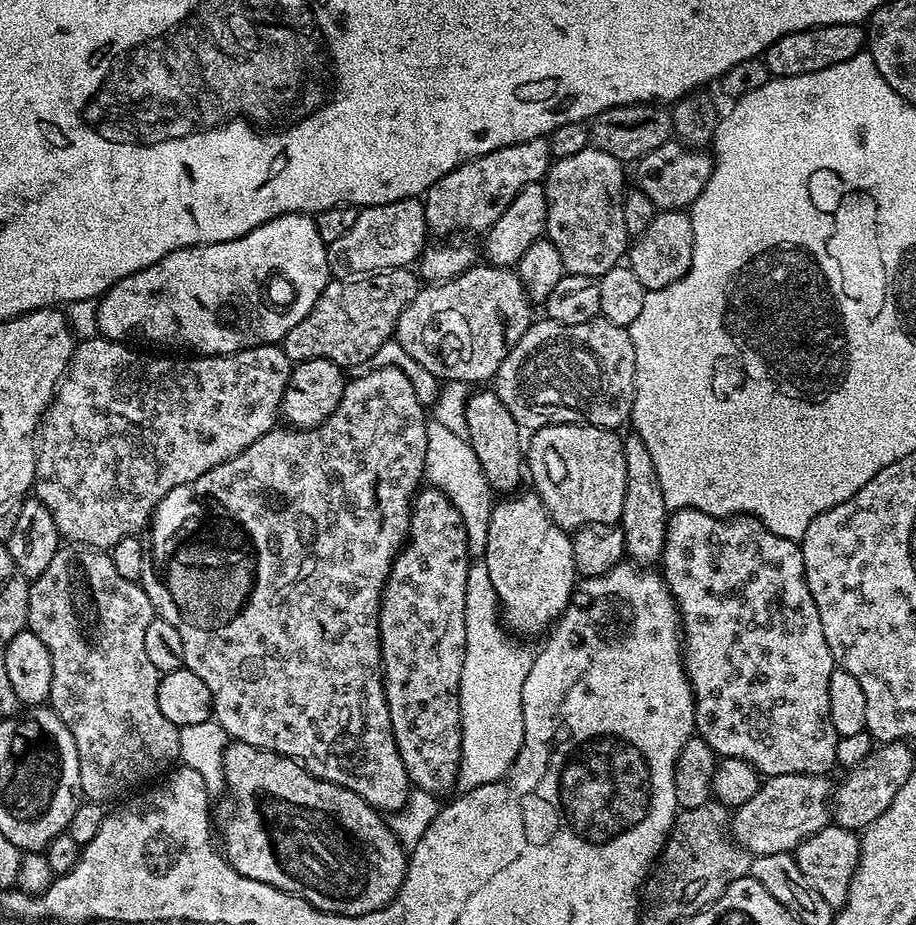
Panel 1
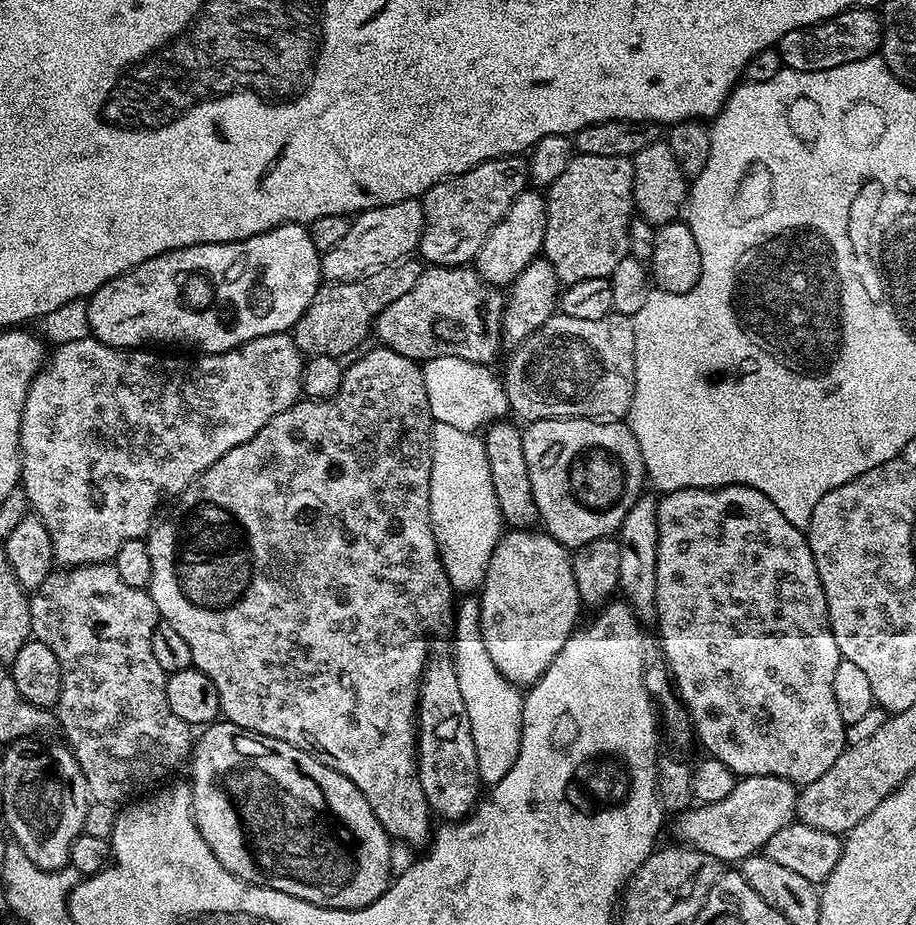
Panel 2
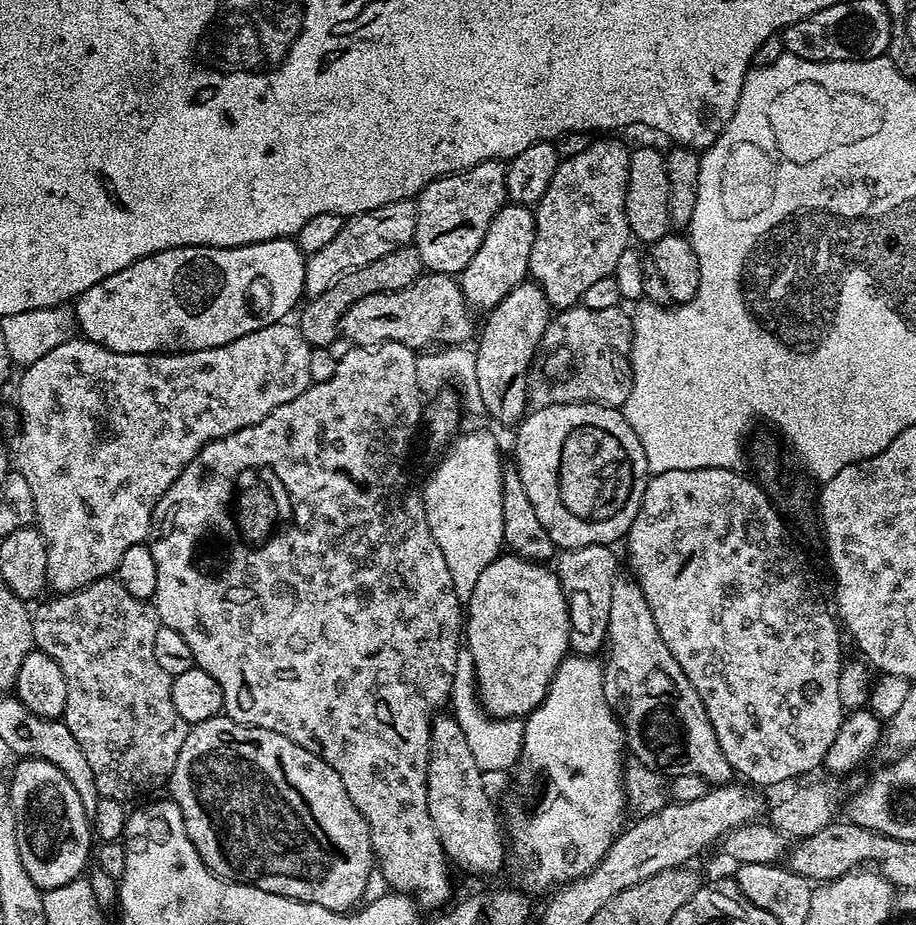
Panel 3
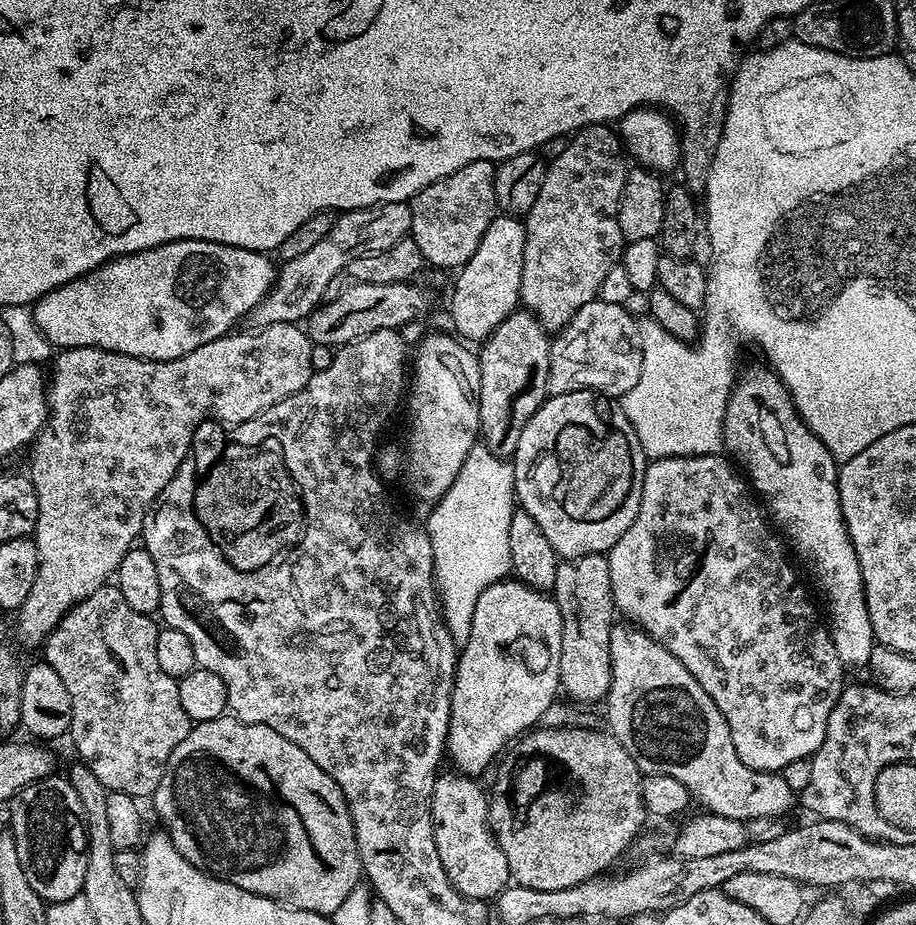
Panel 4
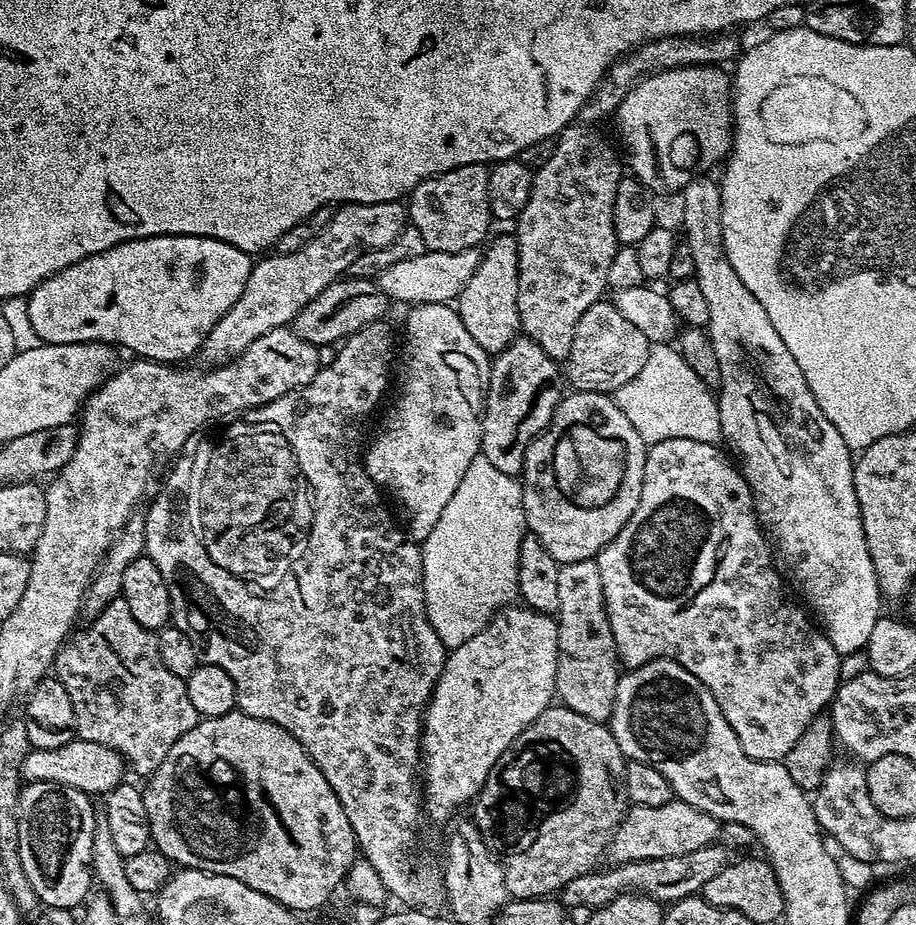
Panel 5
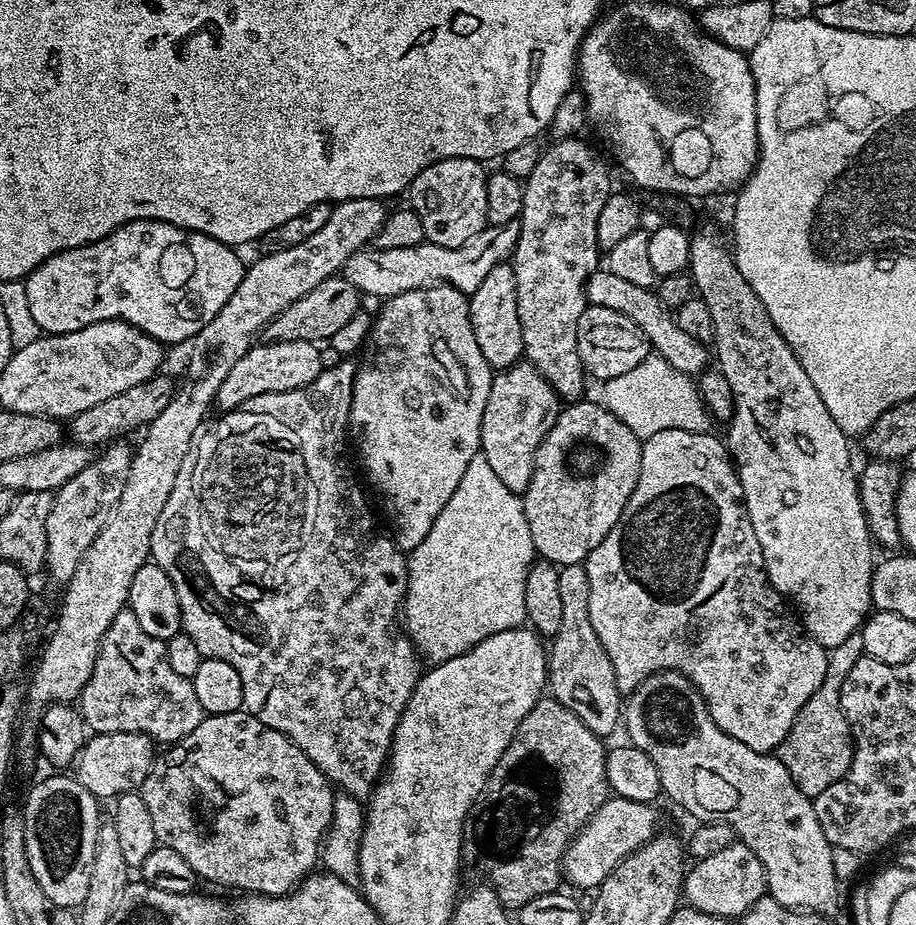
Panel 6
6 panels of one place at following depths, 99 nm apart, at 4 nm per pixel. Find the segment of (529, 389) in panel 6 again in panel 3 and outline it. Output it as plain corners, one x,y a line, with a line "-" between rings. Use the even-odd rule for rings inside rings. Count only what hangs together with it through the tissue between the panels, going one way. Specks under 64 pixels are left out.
525,282
514,286
514,290
510,290
510,294
506,294
506,298
502,298
502,302
498,302
498,306
494,306
485,315
488,317
484,324
482,320
482,327
474,344
478,389
481,390
484,412
492,415
500,424
519,425
529,411
528,370
553,315
554,309
540,285

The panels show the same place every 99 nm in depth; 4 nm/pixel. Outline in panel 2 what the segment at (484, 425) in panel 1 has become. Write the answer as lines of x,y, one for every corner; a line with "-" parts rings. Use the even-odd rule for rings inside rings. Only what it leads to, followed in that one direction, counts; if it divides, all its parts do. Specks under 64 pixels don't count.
499,419
482,432
486,458
490,462
490,478
494,481
494,494
498,494
501,521
512,530
532,530
540,524
540,515
538,502
534,502
534,490
530,486
530,470
526,466
524,433
509,420

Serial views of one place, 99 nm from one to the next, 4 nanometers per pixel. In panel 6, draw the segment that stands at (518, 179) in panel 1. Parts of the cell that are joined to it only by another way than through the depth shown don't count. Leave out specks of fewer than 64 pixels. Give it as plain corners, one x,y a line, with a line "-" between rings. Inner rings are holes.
446,158
426,166
406,190
407,203
422,222
424,239
429,244
460,248
474,234
489,227
486,218
486,186
489,173
474,158

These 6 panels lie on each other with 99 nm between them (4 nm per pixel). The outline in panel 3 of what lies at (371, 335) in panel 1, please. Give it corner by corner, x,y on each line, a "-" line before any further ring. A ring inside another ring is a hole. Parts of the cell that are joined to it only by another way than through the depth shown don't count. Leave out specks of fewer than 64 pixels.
414,246
390,250
390,254
382,254
382,258
378,258
366,266
351,268
343,276
338,277
326,291
311,297
307,301
308,305
305,303
299,309
299,312
301,311
300,320
298,319
299,330
308,344
317,348
327,348
333,343
331,340
338,336
340,320
346,314
346,310
351,304
358,302
358,298
366,298
370,294
379,292
393,292
409,288
424,271
424,263

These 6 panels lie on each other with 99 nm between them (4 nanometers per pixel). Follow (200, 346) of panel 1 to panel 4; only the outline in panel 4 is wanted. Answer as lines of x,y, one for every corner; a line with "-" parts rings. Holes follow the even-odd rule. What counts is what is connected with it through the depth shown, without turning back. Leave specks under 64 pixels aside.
175,240
169,244
159,244
153,248
147,248
141,252
129,252
127,256
117,256
115,260
107,260
102,266
98,266
93,272
79,276
71,280
66,286
60,286
50,294
37,300
32,313
38,322
38,330
42,330
45,338
57,349
66,348
101,348
118,354
126,354
143,360
173,360
182,358
198,346
206,346
206,342
214,342
218,338
229,335
237,327
240,319
247,317
262,302
265,294
272,289
272,283
276,281
277,265
268,261
269,257
263,252
251,252
245,248
226,246
218,242
206,242
205,240

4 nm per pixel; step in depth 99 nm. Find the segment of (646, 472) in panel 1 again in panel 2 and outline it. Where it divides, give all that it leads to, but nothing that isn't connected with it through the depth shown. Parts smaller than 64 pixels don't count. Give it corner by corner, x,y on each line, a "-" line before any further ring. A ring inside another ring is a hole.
641,494
641,496
638,497
634,502
634,506
630,506
630,514
626,514
626,518
622,518
622,526
618,533
618,539
620,541
620,545
618,546
618,588
621,593
624,591
623,599
632,605
633,612
644,622
647,622
647,620
651,621
656,615
656,566
658,560
658,522
656,521
656,506
658,500
655,495
652,496

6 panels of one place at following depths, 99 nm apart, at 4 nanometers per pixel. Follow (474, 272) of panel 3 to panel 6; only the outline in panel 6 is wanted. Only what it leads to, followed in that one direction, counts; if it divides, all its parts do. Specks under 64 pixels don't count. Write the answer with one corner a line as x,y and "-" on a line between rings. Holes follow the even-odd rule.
511,263
494,266
494,270
482,278
482,286
470,294
468,313
470,326
474,330
474,342
478,342
482,358
486,358
493,370
503,370
511,364
521,363
524,356
522,322
518,322
518,290

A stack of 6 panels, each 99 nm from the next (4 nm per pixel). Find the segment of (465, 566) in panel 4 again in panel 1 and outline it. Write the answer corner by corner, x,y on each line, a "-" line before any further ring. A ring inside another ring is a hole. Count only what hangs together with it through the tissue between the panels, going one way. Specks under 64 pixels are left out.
435,422
429,423
426,430
424,480
431,487
446,494
454,510
462,514
462,526
466,526
469,553
483,553
490,534
490,514
494,503
494,493
490,482
486,482
486,474
482,474
482,466
478,466
478,454
474,454
467,439
458,437
448,427

